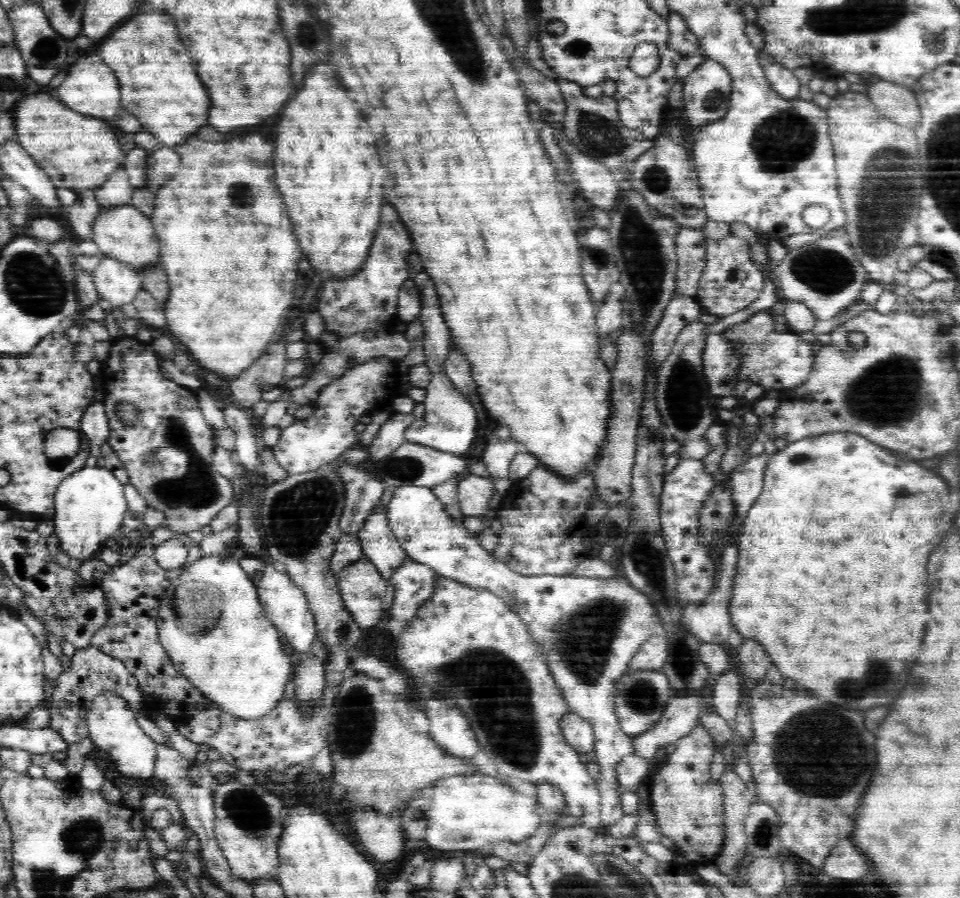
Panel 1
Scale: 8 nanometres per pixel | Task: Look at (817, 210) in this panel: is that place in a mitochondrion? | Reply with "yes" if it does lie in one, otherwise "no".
no

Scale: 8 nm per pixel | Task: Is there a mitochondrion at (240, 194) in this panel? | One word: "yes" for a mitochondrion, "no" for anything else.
yes

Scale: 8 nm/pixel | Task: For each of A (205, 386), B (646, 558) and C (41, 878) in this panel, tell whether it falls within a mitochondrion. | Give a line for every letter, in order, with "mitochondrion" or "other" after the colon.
A: other
B: mitochondrion
C: mitochondrion

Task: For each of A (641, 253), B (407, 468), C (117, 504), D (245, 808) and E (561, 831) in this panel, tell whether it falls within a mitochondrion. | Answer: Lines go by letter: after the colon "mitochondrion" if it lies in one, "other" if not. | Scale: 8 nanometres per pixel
A: mitochondrion
B: mitochondrion
C: other
D: mitochondrion
E: other

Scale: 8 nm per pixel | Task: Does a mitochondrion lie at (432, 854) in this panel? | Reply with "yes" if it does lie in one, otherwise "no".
no

